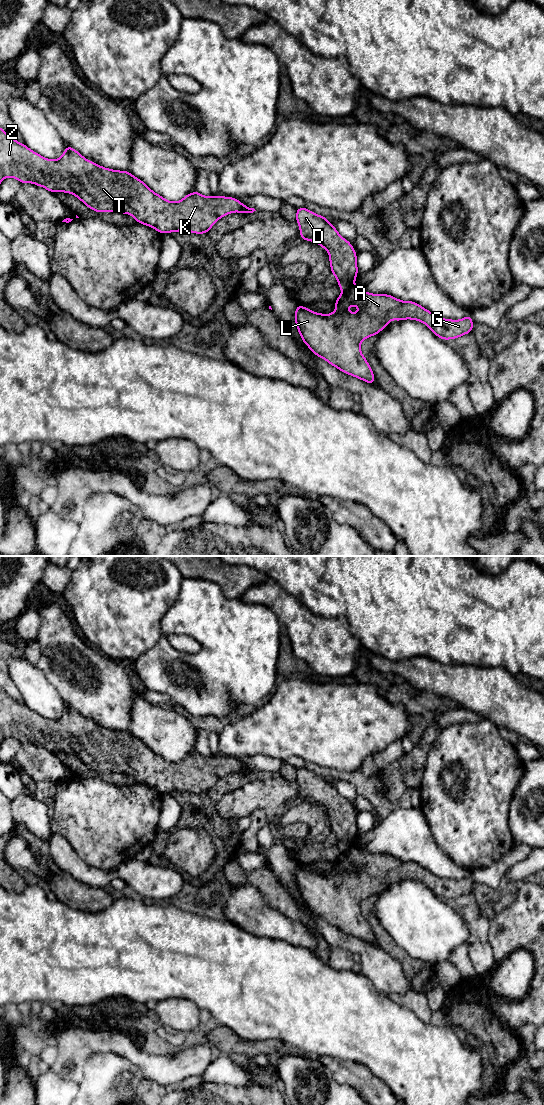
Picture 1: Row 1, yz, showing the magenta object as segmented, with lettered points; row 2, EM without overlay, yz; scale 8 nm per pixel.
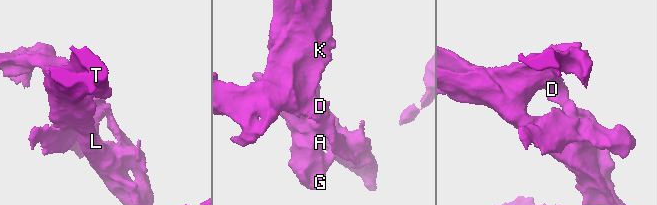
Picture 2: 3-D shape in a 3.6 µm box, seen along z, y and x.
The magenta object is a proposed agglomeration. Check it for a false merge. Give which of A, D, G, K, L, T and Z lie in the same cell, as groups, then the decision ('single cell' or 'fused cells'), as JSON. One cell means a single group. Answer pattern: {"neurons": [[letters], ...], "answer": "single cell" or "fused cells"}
{"neurons": [["A", "D", "G", "L"], ["K", "T", "Z"]], "answer": "fused cells"}

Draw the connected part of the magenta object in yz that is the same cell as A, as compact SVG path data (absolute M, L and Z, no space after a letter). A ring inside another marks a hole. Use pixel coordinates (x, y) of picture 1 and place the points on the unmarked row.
M305 767L296 769L300 799L315 802L329 812L331 834L336 836L343 851L335 860L336 870L328 875L297 864L296 887L303 902L316 916L343 933L375 945L375 936L361 913L360 904L386 888L390 879L420 881L442 900L454 900L472 892L474 882L470 874L461 880L444 879L416 862L401 861L388 854L371 854L356 847L355 809L325 777ZM350 865L358 866L360 871L348 872Z

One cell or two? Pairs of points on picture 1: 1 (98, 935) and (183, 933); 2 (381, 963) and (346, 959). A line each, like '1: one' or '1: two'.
1: one
2: two

